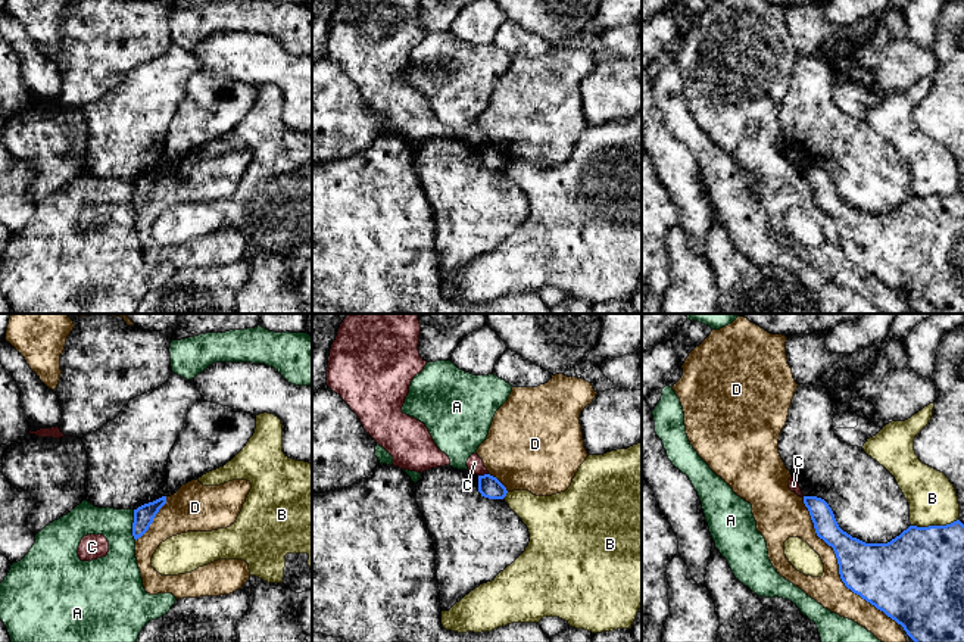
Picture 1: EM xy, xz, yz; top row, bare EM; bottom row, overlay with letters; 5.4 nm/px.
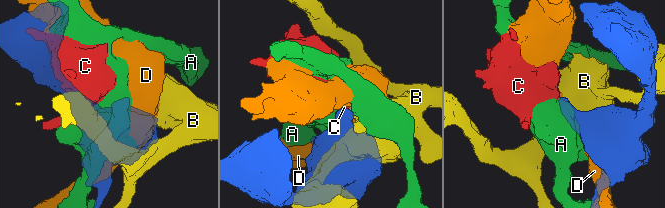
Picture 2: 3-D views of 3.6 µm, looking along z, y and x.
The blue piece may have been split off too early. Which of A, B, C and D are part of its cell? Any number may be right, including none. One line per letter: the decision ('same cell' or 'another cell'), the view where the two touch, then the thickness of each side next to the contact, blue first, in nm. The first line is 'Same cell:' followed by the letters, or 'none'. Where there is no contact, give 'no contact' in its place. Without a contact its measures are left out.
Same cell: none
A: another cell | xy | 110/200 nm
B: another cell | yz | 460/260 nm
C: another cell | xz | 120/90 nm
D: another cell | yz | 340/170 nm

